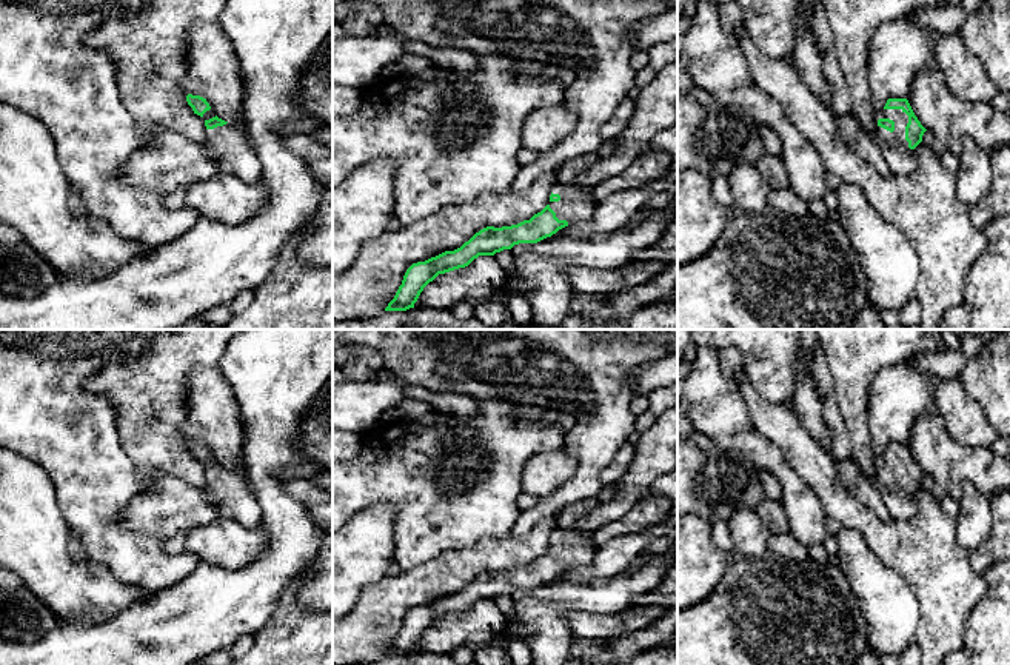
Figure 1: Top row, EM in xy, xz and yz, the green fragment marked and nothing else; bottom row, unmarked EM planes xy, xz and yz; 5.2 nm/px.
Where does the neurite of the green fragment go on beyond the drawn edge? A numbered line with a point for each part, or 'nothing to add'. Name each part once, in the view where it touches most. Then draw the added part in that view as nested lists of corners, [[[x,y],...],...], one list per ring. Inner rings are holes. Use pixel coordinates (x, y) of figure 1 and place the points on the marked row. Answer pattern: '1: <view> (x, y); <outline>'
1: yz (901, 160); [[[882,109],[876,119],[890,119],[895,122],[895,131],[890,132],[881,126],[871,134],[881,145],[890,172],[895,175],[908,175],[915,172],[918,162],[913,149],[905,140],[905,126],[908,115],[902,109]]]

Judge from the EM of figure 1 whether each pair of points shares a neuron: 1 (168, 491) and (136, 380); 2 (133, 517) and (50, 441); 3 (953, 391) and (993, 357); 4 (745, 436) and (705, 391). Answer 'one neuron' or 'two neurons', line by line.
1: two neurons
2: two neurons
3: two neurons
4: one neuron

